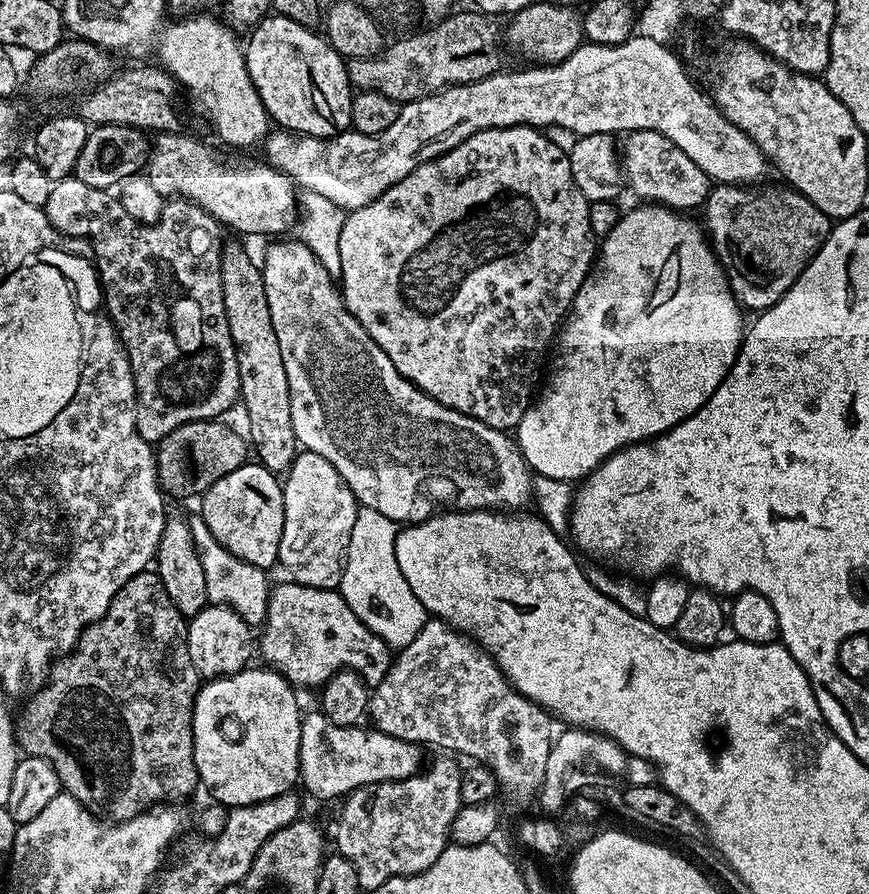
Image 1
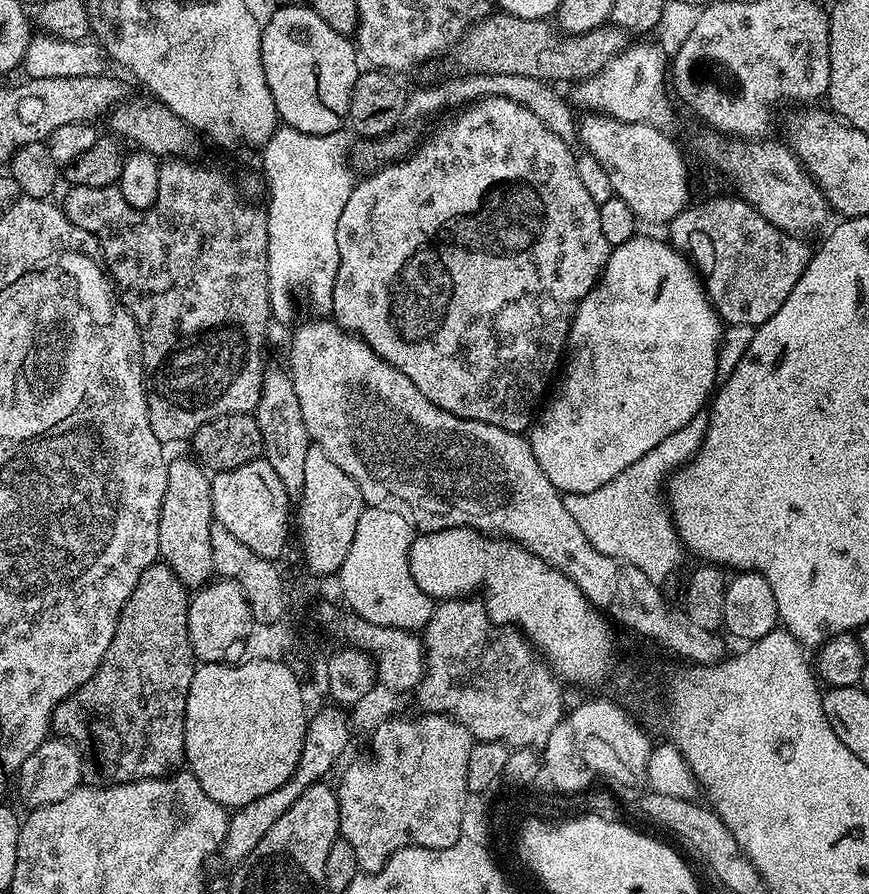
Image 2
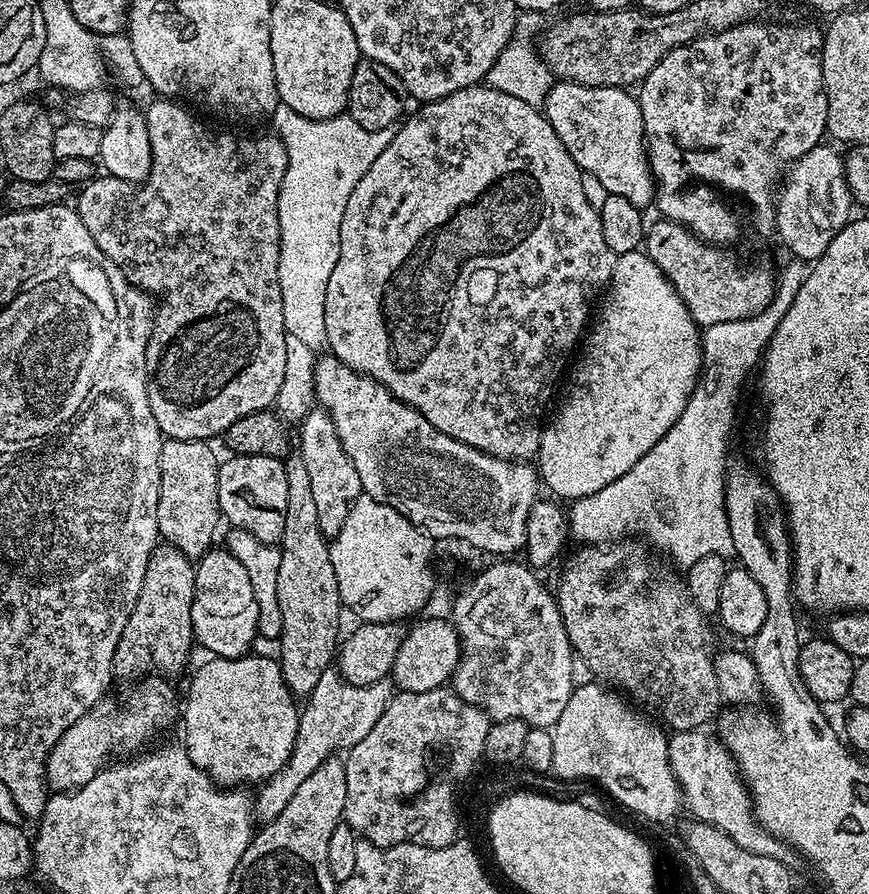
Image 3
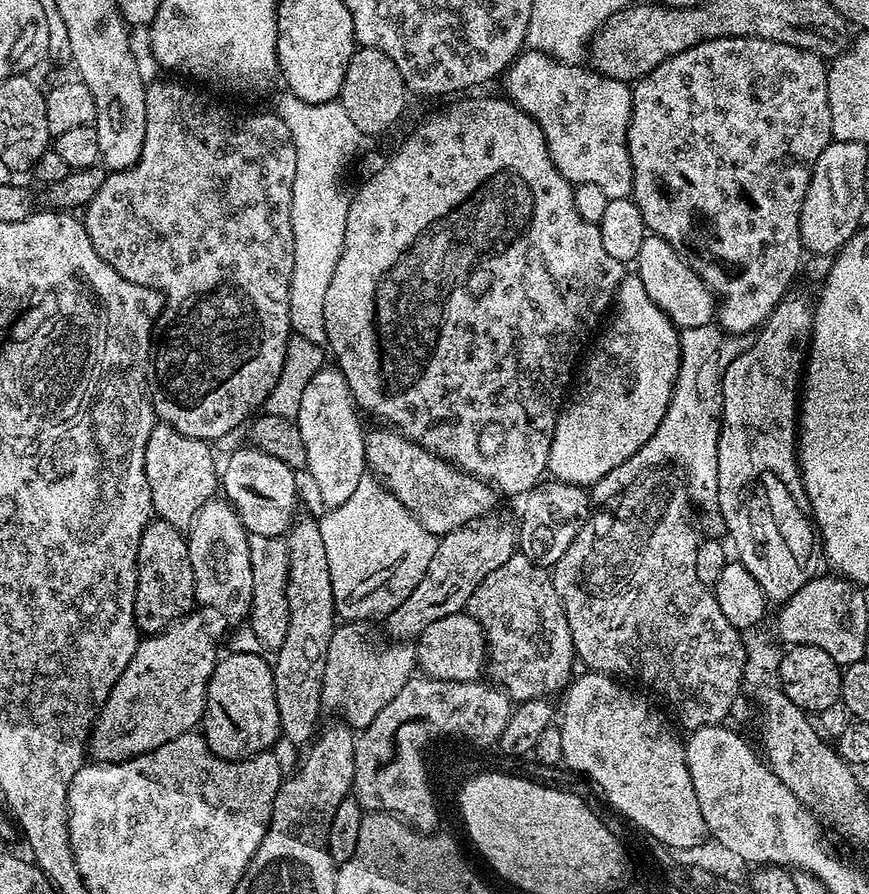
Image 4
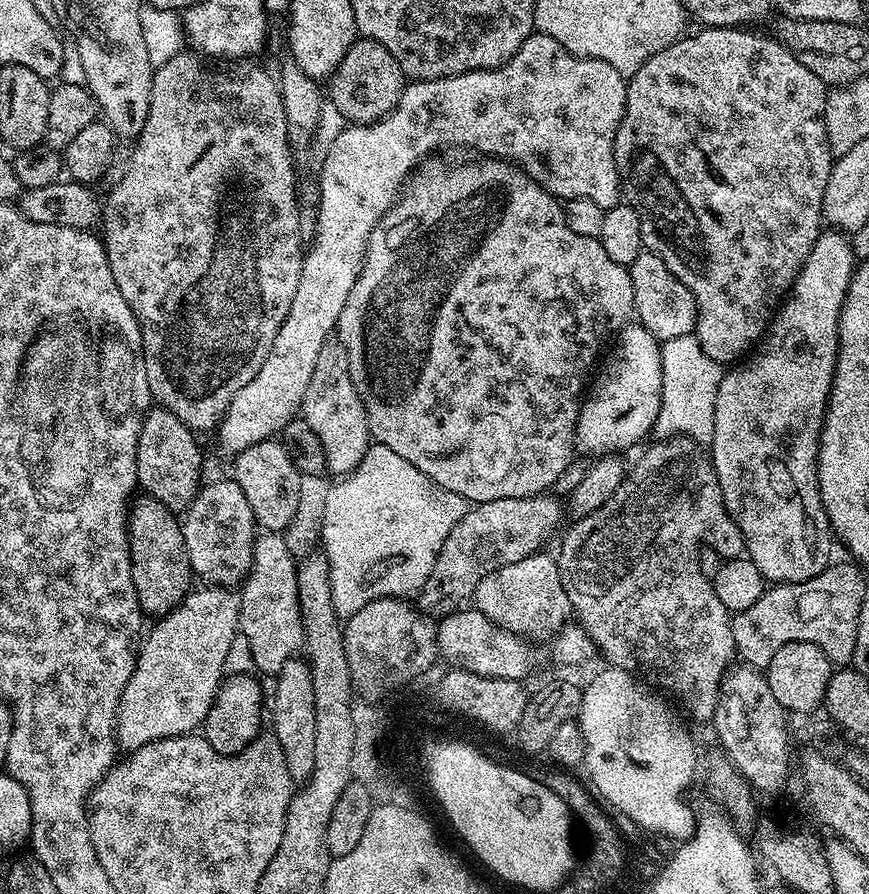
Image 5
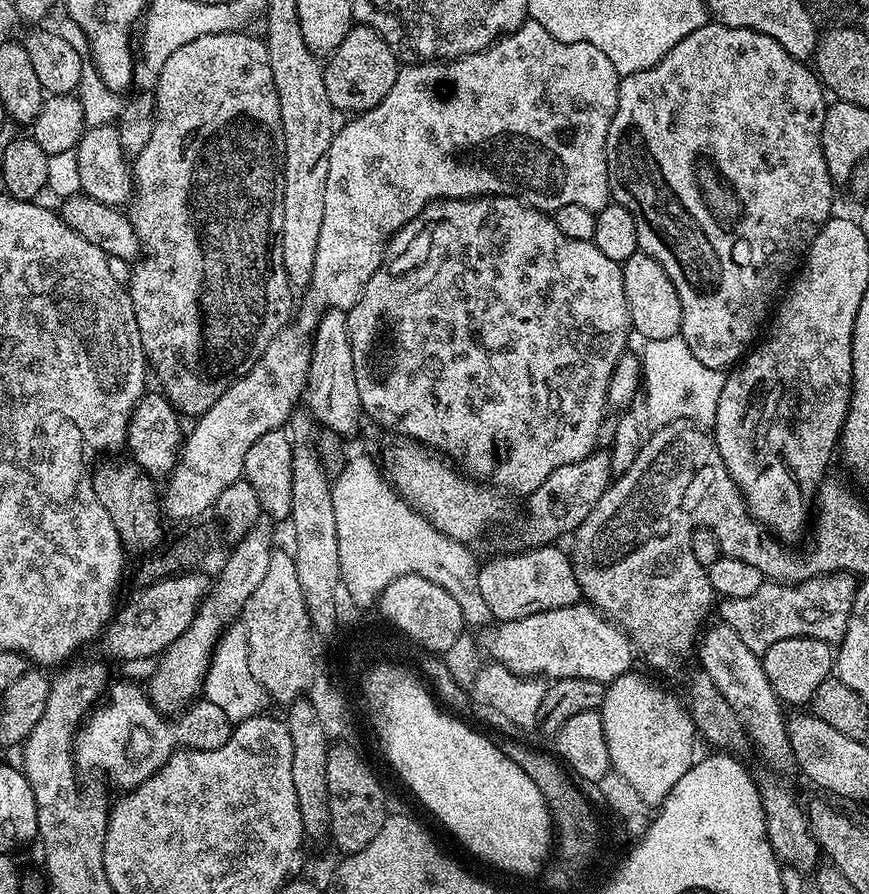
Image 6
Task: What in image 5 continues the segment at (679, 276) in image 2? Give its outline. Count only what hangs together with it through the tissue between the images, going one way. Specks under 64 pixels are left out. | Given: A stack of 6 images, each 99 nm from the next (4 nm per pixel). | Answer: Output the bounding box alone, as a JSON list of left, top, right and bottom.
[575,322,662,458]

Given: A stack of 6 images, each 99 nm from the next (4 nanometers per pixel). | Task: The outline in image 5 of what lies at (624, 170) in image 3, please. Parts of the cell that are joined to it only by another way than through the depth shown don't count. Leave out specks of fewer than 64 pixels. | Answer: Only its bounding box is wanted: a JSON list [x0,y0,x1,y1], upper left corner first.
[219,31,627,458]

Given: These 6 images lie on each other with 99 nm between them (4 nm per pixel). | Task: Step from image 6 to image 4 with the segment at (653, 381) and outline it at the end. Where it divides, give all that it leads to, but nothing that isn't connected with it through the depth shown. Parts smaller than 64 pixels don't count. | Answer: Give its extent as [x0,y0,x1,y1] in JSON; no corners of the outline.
[590,323,746,538]

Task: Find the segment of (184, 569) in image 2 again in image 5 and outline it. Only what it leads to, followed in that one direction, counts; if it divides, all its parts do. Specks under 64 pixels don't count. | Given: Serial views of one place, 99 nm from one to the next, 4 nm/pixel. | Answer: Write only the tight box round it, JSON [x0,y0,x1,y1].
[136,406,204,514]

